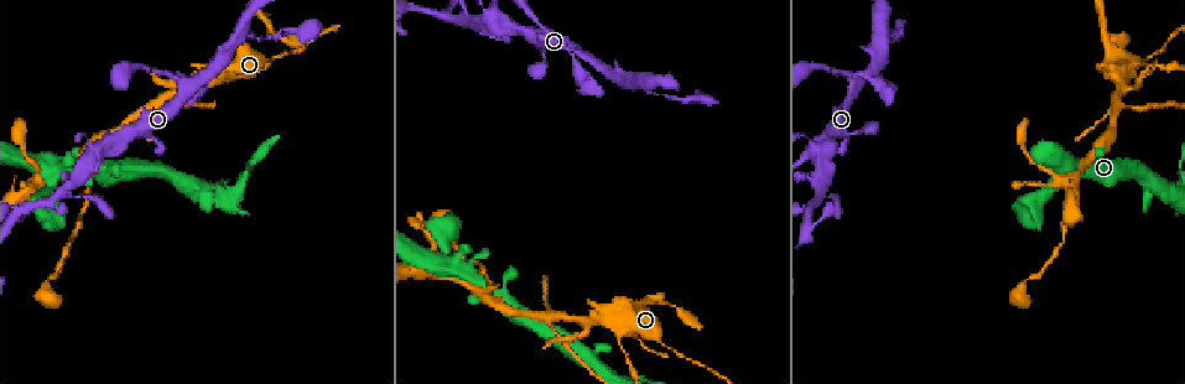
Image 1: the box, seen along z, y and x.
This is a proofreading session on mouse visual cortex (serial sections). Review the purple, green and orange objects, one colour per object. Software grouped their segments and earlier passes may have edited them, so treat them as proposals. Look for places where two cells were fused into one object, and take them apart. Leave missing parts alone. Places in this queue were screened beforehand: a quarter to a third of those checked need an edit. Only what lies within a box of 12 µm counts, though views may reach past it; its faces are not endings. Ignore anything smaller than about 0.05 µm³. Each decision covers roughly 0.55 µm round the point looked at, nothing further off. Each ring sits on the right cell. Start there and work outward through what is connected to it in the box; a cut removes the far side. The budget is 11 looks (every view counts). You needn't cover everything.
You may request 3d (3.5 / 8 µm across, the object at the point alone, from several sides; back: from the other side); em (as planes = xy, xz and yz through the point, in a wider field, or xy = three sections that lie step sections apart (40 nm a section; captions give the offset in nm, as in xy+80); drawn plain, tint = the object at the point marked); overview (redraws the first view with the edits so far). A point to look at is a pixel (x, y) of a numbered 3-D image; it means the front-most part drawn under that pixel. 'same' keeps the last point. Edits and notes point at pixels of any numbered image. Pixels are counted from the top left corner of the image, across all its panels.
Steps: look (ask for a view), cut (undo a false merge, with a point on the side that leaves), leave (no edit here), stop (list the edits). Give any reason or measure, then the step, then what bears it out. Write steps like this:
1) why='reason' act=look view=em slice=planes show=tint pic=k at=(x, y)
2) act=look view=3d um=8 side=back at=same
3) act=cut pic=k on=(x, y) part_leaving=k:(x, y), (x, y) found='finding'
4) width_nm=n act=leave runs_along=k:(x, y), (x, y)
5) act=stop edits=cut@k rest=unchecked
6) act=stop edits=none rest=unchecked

why='a narrow waist' act=look view=3d um=3.5 pic=1 at=(187, 91)

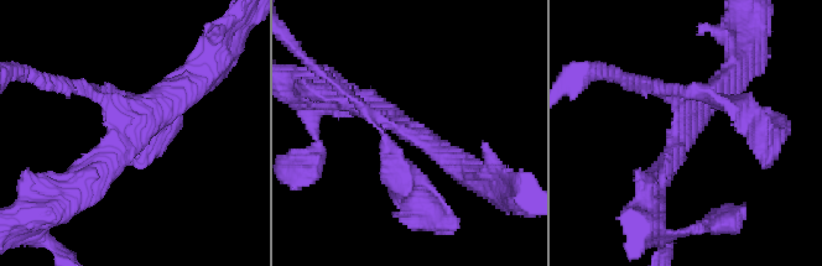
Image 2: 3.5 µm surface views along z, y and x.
arms=4 arm_widths_nm=150,200,300,300 act=look view=em slice=xy step=3 show=tint pic=2 at=(685, 135)

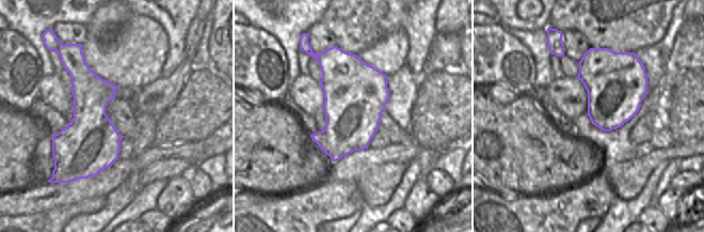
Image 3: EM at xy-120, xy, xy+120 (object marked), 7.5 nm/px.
act=look view=em slice=xy step=2 show=tint at=same

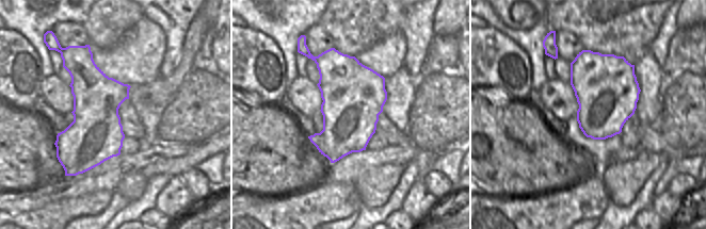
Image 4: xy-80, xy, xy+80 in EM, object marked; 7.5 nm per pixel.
act=leave runs_along=2:(61, 198), (187, 88) found='one cell here'

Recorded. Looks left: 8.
why='calibre changes' act=look view=3d um=3.5 pic=1 at=(1152, 56)

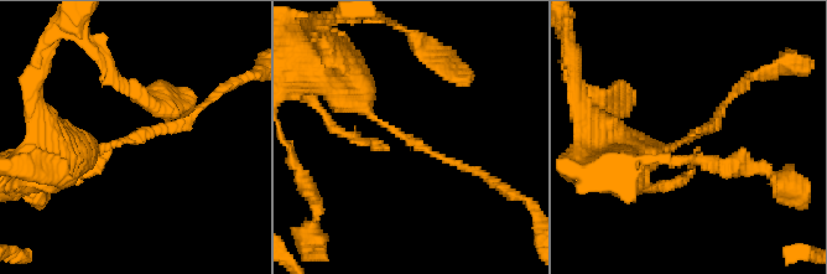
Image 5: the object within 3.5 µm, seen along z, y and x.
arm_widths_nm=100,350 act=leave found='continuous, no second cell'

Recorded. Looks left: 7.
why='two arms in line, one across' act=look view=3d um=8 pic=1 at=(1100, 11)

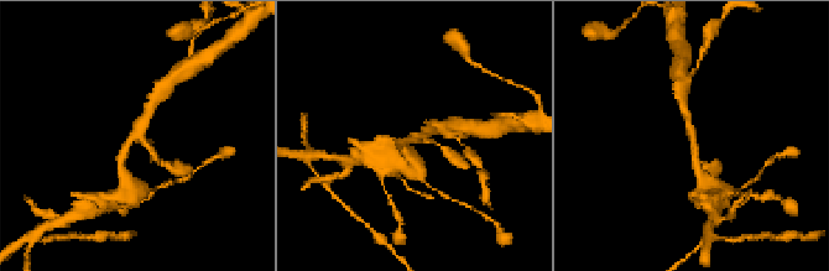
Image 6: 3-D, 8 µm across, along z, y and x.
why='zoom in' act=look view=3d um=3.5 pic=6 at=(135, 135)

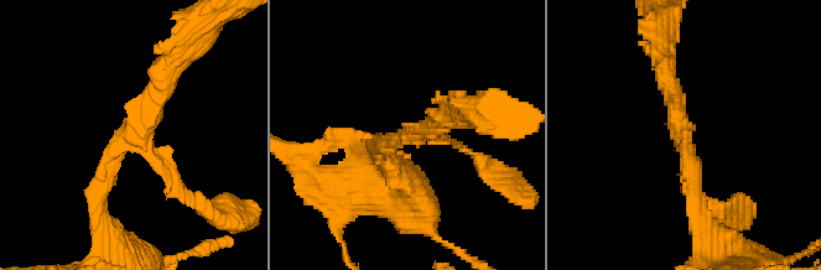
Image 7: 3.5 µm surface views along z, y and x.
arms=3 arm_widths_nm=150,200,250 why='now the EM' act=look view=em slice=xy step=1 show=tint pic=7 at=(127, 144)

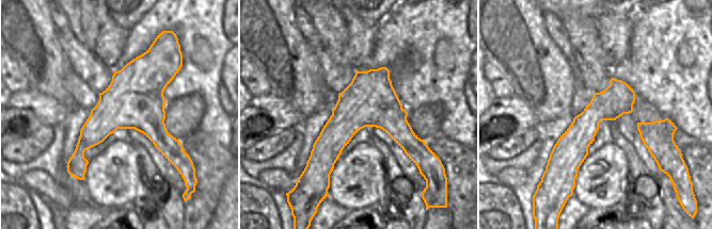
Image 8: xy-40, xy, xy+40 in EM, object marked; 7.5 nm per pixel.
act=leave runs_along=7:(97, 211), (128, 143), (188, 200) found='continuous, no second cell'

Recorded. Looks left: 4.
why='side arm on a straight run' act=look view=3d um=3.5 pic=1 at=(1117, 108)

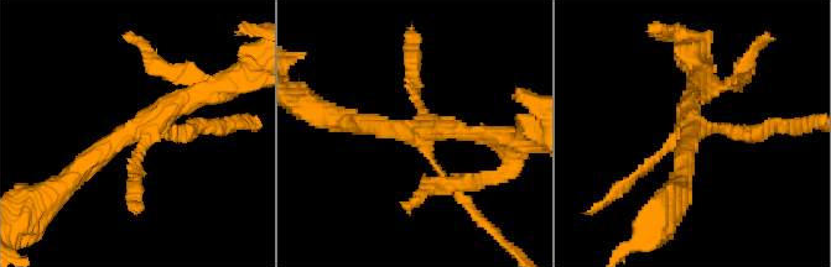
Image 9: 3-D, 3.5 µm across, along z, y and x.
why='now the EM' act=look view=em slice=xy step=5 show=tint pic=9 at=(143, 124)

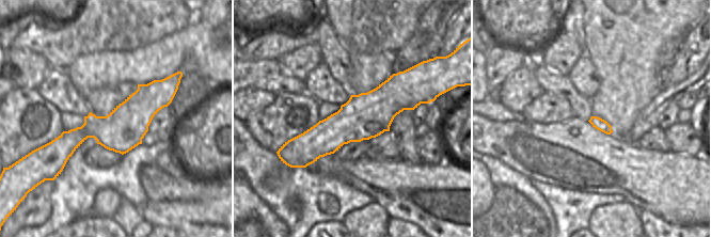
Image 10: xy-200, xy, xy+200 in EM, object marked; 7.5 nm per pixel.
act=cut pic=9 on=(461, 199) part_leaving=9:(725, 130), (810, 122) found='a second cell is stuck on'

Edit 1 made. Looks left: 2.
act=stop edits=cut@9 rest=unchecked

